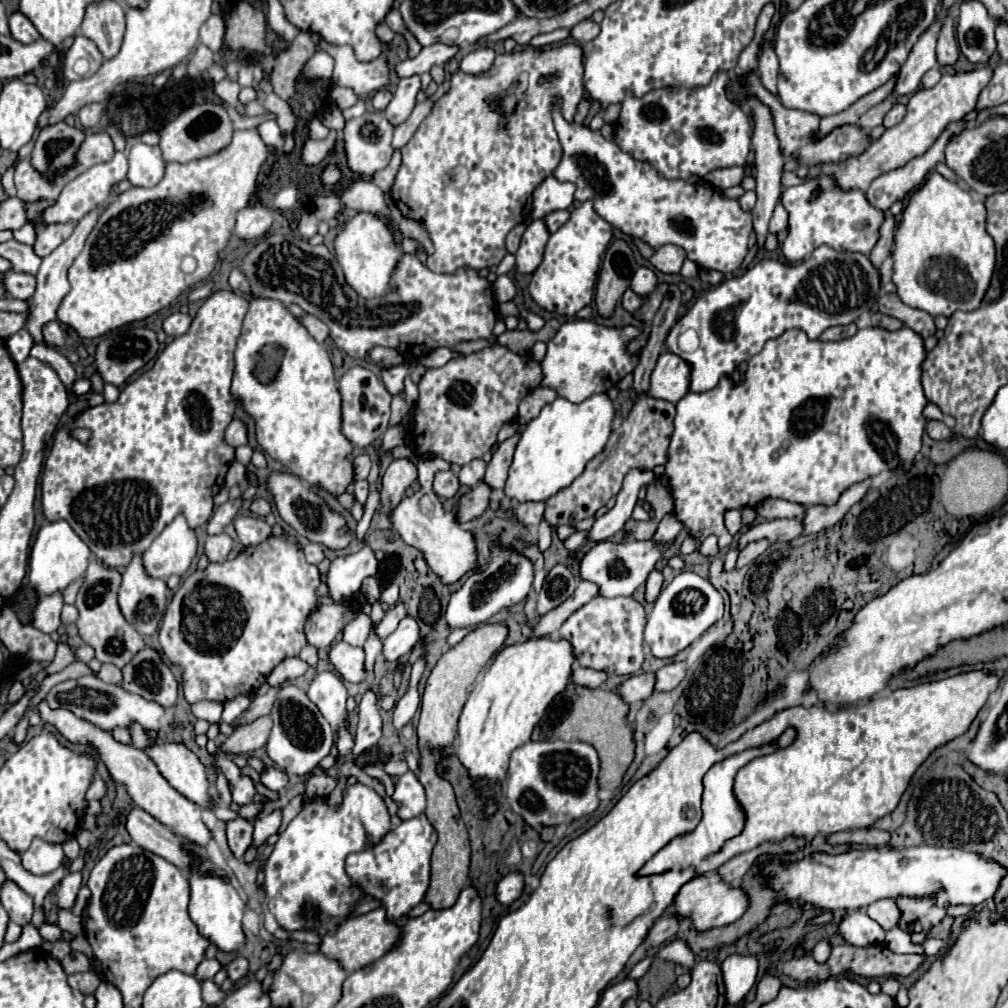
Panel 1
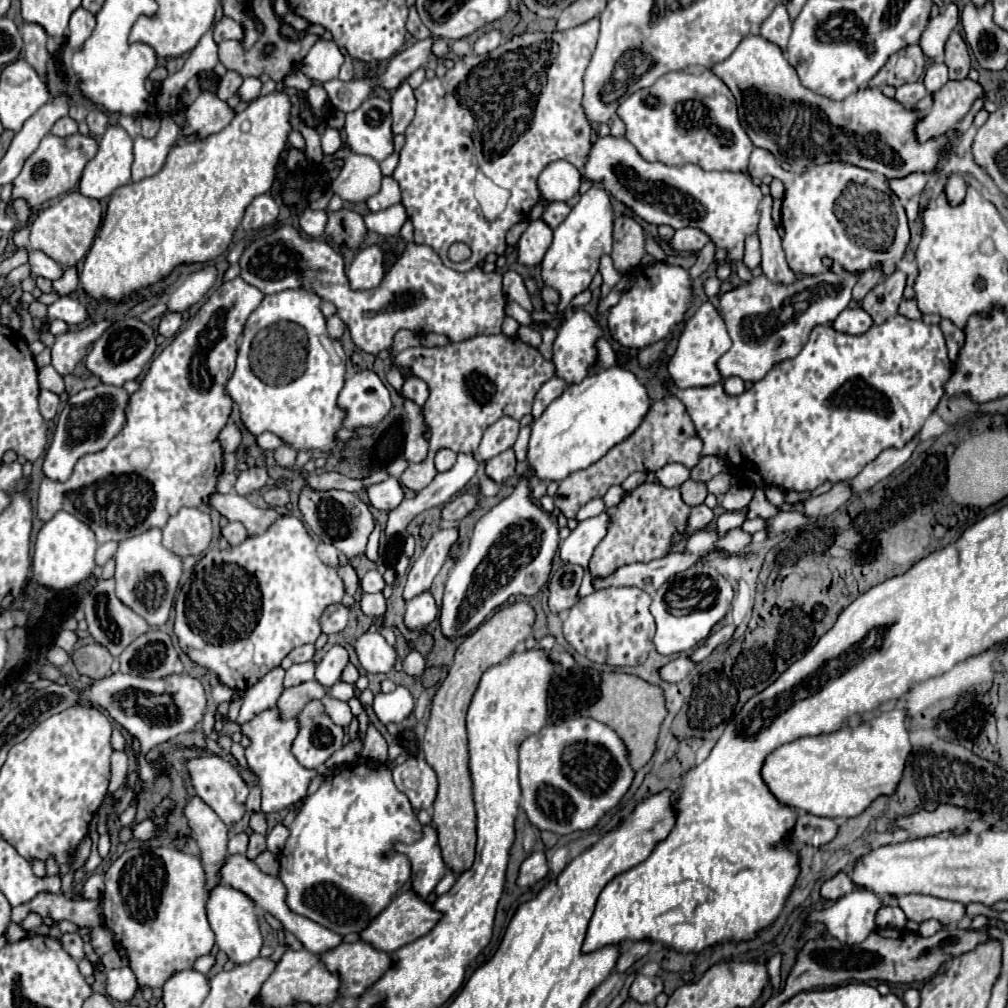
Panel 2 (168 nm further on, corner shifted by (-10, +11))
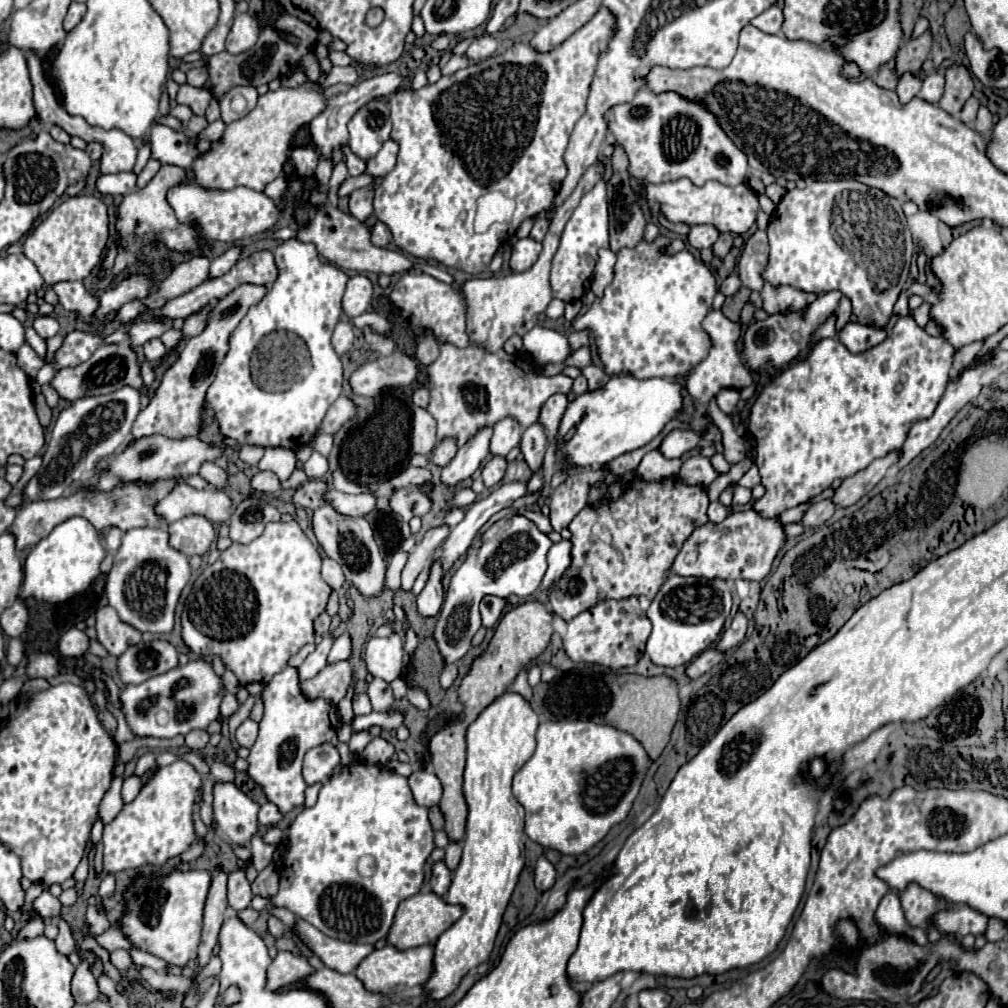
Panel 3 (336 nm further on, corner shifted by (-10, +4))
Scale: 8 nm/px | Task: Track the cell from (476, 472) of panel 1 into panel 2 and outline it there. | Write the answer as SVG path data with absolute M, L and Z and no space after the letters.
M501 417L497 419L483 435L481 445L475 451L475 457L479 463L489 461L491 457L507 451L513 447L515 439L519 433L519 421L511 419L511 417Z

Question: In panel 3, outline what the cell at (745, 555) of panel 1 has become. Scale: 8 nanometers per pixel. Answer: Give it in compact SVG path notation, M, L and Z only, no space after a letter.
M823 500L817 504L811 504L809 510L803 514L803 518L799 520L799 524L803 524L805 528L817 528L821 526L825 520L829 520L835 512L835 504L831 500Z

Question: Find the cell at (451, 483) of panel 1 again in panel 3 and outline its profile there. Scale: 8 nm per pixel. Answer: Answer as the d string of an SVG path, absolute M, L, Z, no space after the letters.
M447 438L447 440L443 440L441 444L435 446L431 460L433 460L433 464L437 464L439 468L445 468L445 466L453 460L455 452L457 452L457 444L455 444L455 440L453 440L453 438Z

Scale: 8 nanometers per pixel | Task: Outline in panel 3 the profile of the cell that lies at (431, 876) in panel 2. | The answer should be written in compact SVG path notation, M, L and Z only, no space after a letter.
M439 860L431 866L431 878L429 878L429 888L437 894L437 896L445 896L451 884L451 872L447 870L445 862Z

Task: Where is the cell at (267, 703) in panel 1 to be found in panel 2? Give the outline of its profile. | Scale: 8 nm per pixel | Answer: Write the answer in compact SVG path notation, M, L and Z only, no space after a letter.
M305 661L305 663L297 663L297 665L291 665L287 669L287 675L285 675L285 687L291 687L291 685L299 685L303 681L311 681L313 675L315 675L315 667L317 663L315 661Z

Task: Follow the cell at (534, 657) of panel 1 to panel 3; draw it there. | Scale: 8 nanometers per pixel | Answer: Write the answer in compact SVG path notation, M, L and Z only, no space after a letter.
M507 690L503 696L495 698L467 728L467 766L463 774L463 792L469 816L461 864L453 874L445 900L447 904L463 906L463 916L433 944L433 974L423 984L421 1004L447 998L459 986L461 978L471 968L485 962L493 950L505 906L525 862L525 810L515 800L511 782L513 774L531 758L531 752L535 752L537 728L537 712L519 692L513 690Z

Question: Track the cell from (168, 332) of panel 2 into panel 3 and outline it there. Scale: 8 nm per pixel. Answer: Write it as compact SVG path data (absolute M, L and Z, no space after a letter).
M159 338L149 340L147 344L143 344L143 348L145 348L145 356L147 356L147 360L159 360L159 358L167 352L165 344L163 344Z

